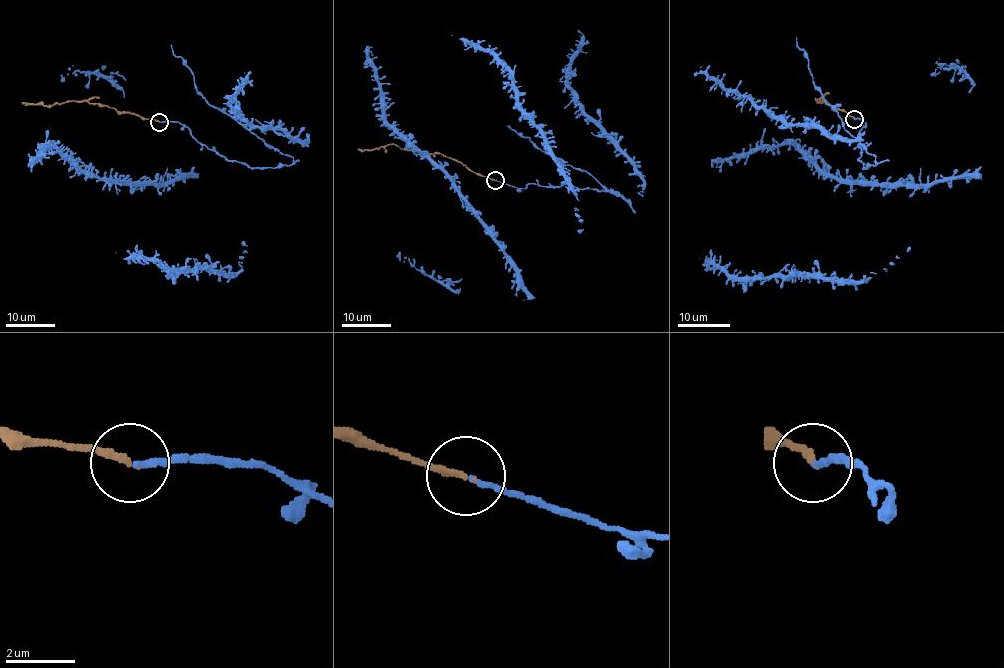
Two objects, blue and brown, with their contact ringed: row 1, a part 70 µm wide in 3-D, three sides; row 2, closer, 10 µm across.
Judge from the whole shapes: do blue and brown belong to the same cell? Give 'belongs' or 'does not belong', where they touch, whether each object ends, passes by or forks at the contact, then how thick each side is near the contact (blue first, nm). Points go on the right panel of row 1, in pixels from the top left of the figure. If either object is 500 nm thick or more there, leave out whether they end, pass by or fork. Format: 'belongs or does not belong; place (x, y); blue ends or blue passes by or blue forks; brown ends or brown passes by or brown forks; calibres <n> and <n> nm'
belongs; place (854, 119); blue ends; brown ends; calibres 140 and 170 nm

